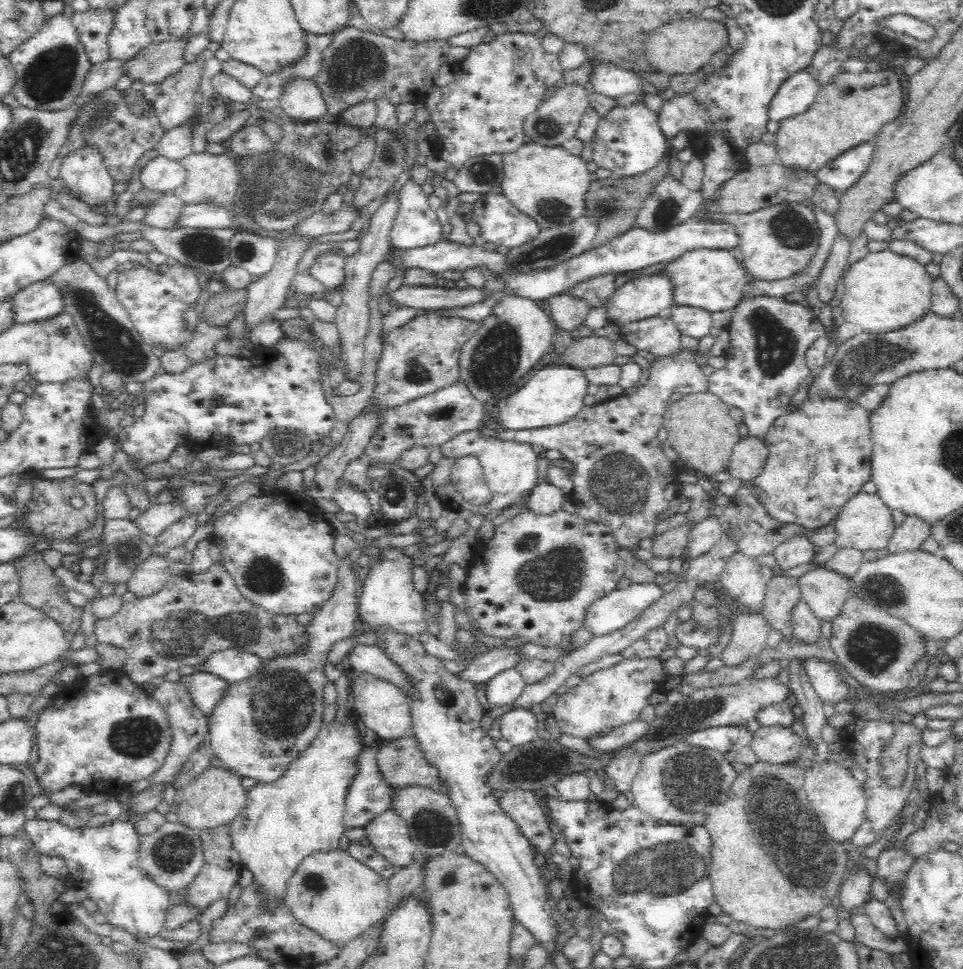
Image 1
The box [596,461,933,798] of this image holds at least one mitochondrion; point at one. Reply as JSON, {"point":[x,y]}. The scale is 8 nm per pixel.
{"point":[874,649]}

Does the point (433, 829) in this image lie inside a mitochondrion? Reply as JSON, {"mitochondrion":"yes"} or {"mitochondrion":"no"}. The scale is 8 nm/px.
{"mitochondrion":"yes"}

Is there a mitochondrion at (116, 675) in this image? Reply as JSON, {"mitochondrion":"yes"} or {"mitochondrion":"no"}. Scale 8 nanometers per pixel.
{"mitochondrion":"no"}

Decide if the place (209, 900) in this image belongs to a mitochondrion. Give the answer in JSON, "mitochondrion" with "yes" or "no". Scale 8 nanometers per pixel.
{"mitochondrion":"no"}

